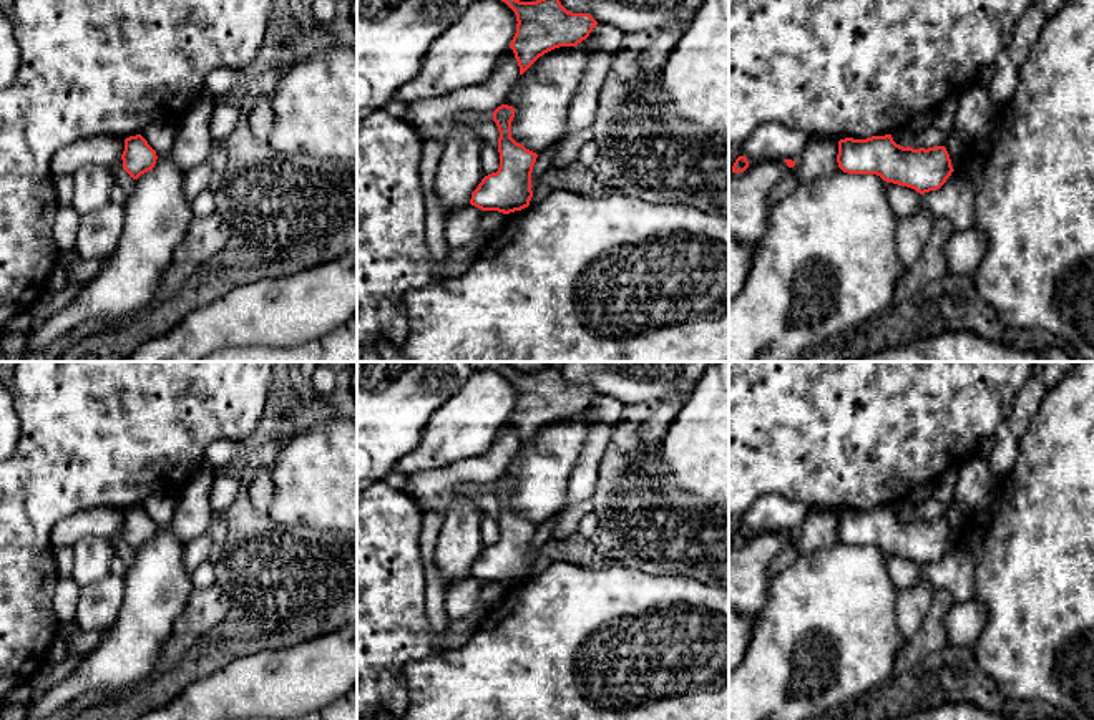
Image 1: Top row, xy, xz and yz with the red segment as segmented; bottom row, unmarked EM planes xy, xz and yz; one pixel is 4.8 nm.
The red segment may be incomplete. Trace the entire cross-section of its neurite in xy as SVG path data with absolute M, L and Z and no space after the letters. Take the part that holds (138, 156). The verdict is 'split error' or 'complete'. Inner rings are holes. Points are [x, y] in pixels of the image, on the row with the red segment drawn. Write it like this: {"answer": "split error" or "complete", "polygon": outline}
{"answer": "complete", "polygon": "M136 134L125 139L121 159L123 169L133 179L138 179L141 174L154 168L158 156L148 141L141 134Z"}

